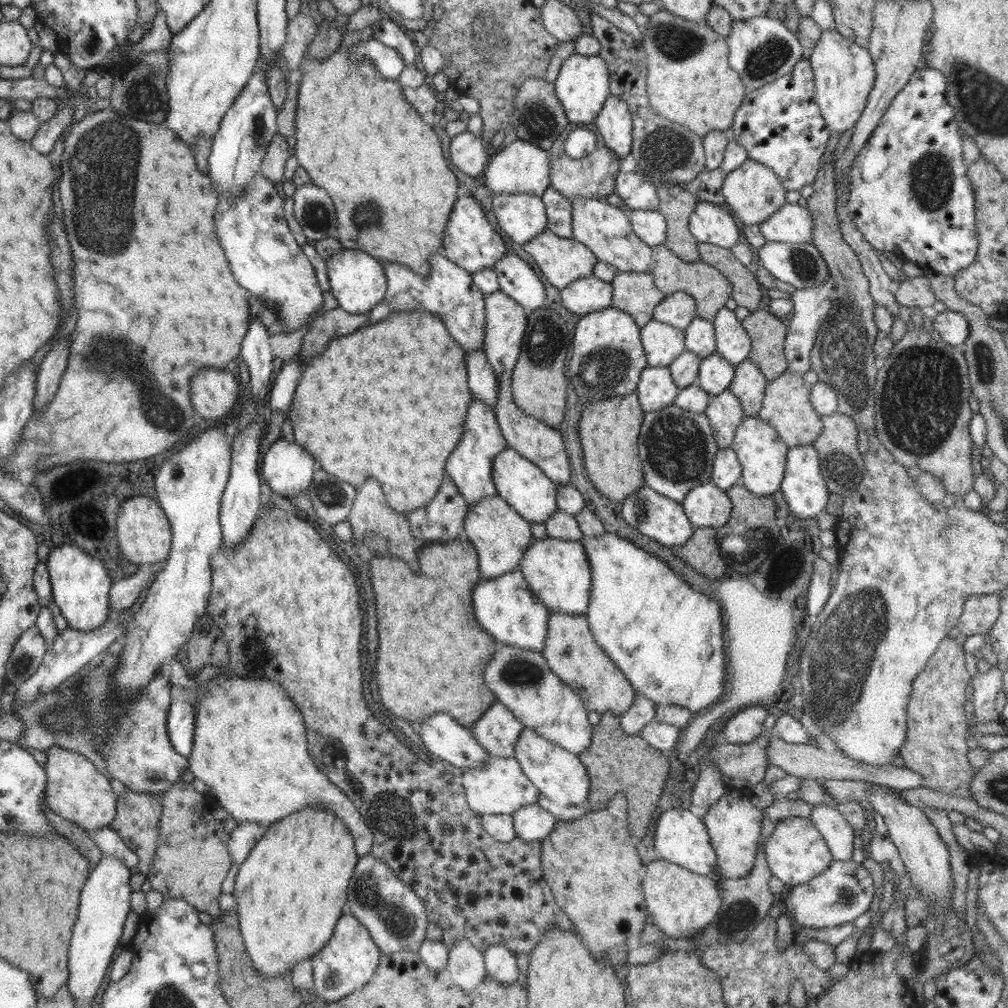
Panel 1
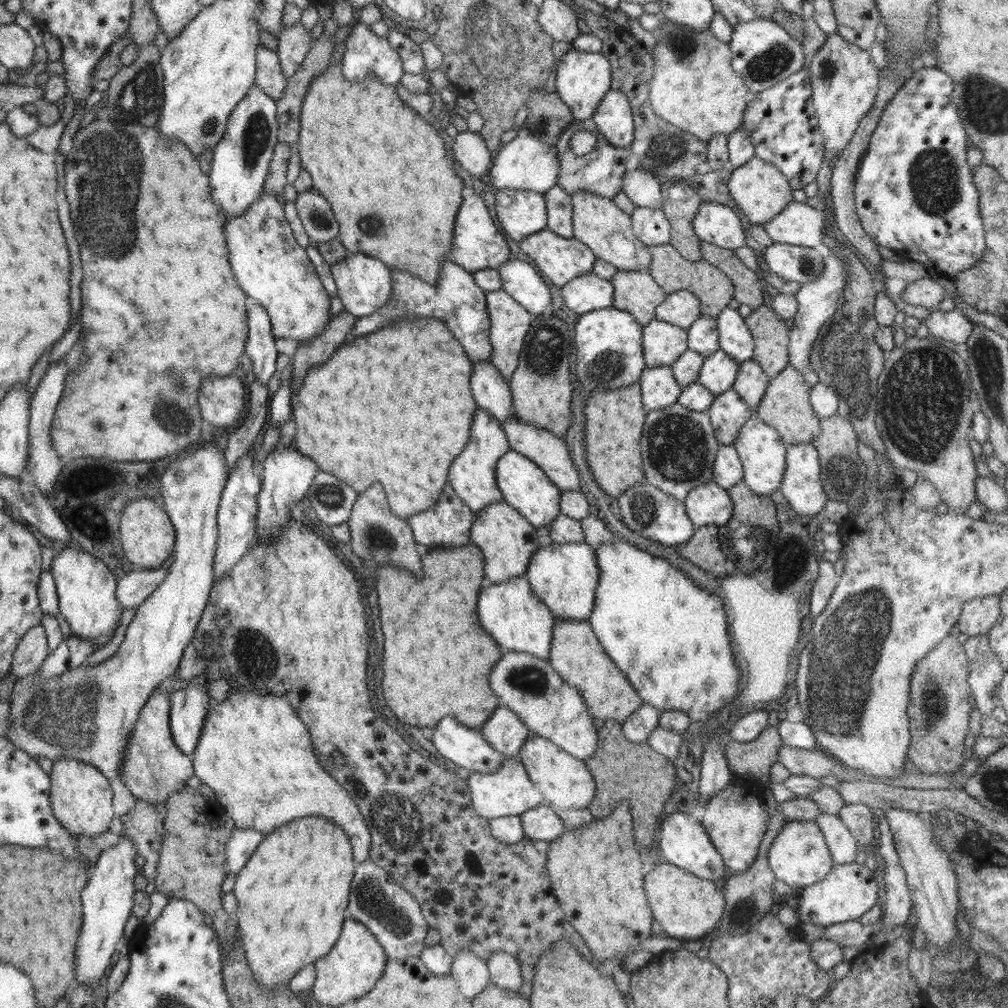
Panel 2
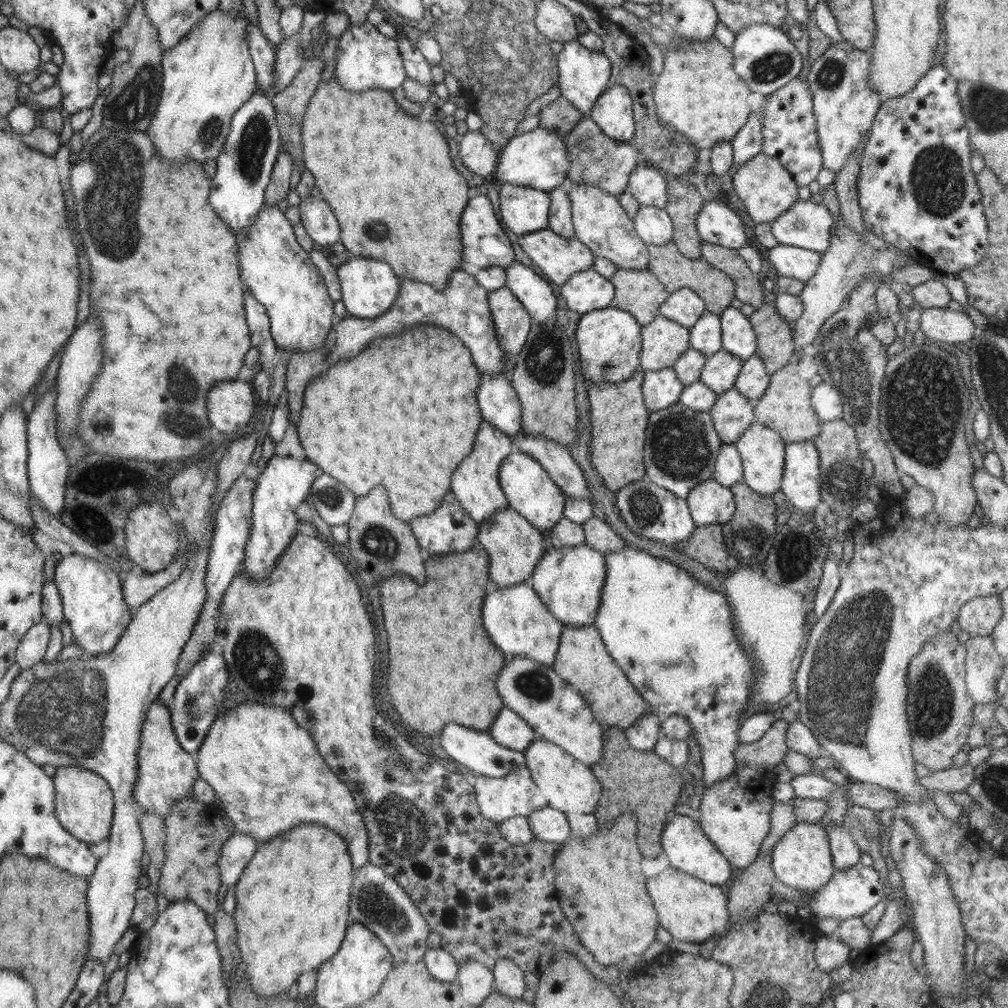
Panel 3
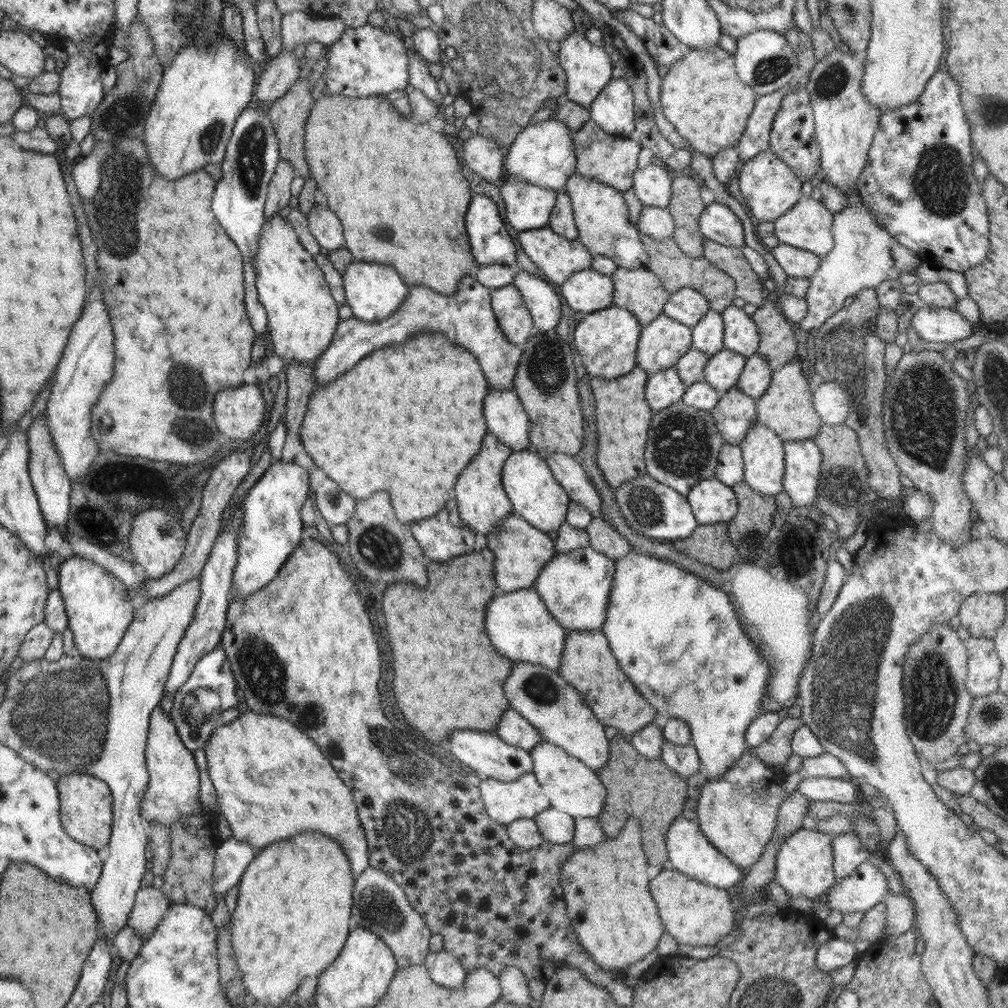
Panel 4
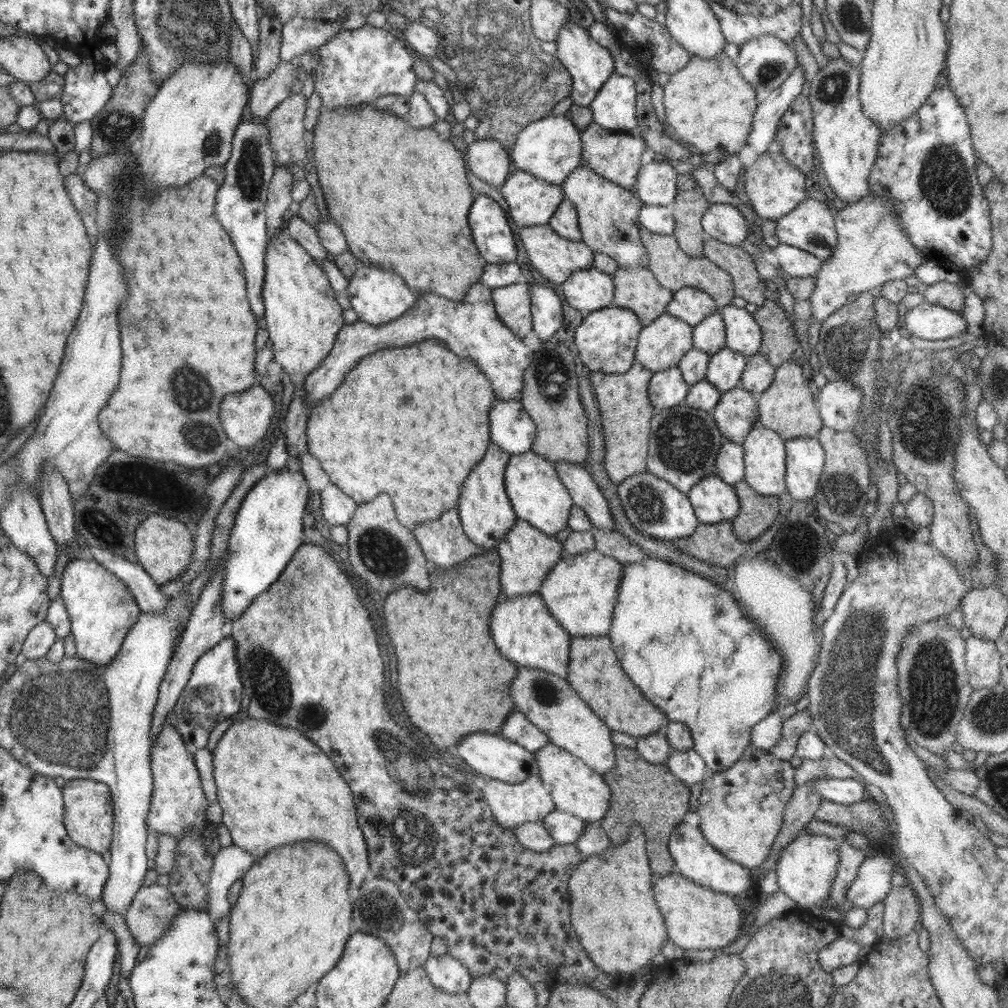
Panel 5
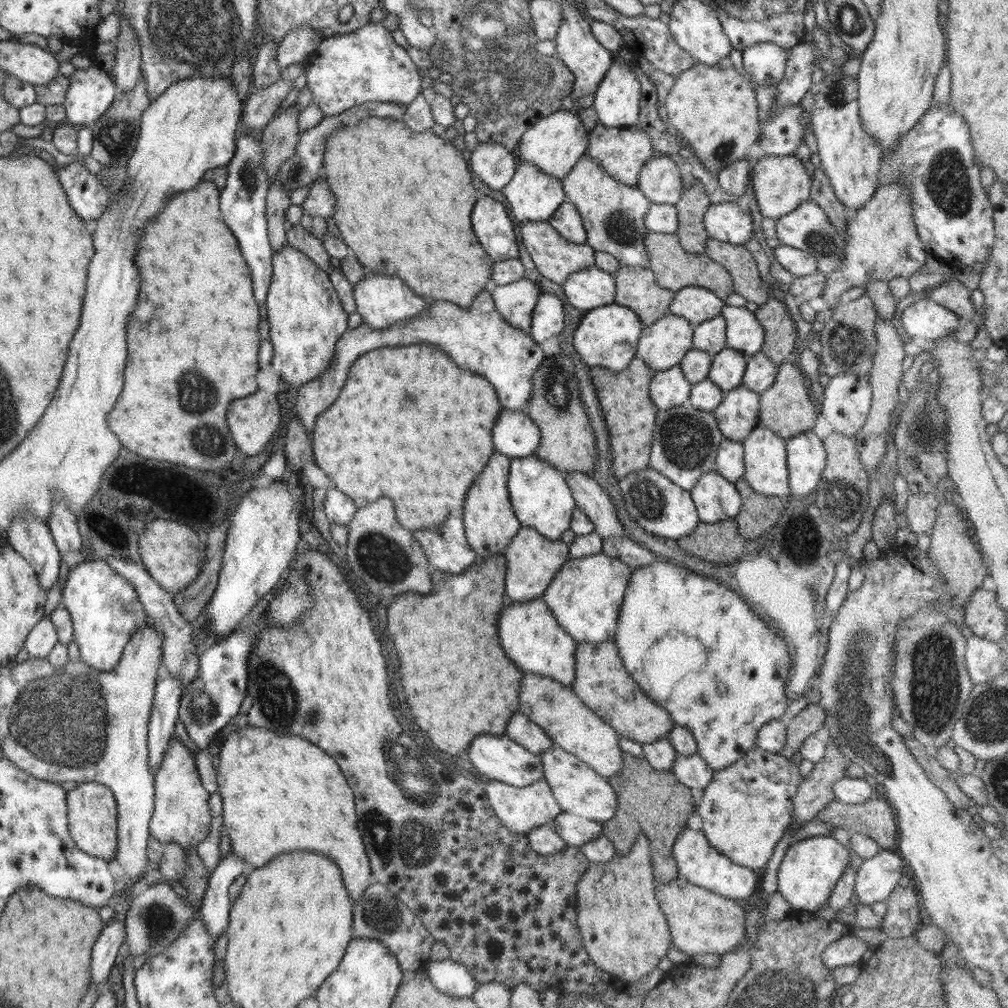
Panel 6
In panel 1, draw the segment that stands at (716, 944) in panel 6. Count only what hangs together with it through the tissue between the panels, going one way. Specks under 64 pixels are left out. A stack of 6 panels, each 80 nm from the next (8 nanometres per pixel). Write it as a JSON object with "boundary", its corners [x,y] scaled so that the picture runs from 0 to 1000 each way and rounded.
{"boundary":[[[656,851],[639,859],[636,870],[643,909],[657,925],[669,932],[679,932],[703,918],[716,901],[713,872],[685,865],[678,859]]]}

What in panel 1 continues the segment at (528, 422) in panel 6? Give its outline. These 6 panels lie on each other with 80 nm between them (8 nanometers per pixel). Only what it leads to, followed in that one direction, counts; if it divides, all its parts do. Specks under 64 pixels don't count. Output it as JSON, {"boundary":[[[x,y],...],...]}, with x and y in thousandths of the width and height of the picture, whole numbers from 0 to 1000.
{"boundary":[[[472,346],[461,348],[462,367],[464,367],[464,383],[470,394],[490,405],[493,396],[494,376],[488,363],[483,358],[480,348]]]}

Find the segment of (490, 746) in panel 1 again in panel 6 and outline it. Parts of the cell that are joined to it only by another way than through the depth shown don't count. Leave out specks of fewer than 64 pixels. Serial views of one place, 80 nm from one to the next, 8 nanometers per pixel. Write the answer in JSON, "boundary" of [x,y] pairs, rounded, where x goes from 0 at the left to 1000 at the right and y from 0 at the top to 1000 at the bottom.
{"boundary":[[[515,706],[505,712],[500,728],[532,749],[550,740],[549,734],[541,727],[541,724]]]}

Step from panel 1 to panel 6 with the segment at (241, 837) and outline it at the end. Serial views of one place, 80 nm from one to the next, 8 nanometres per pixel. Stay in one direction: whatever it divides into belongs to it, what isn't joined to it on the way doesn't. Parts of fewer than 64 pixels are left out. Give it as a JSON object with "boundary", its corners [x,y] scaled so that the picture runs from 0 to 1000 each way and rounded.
{"boundary":[[[229,846],[224,851],[217,853],[211,866],[207,869],[197,905],[203,915],[203,920],[213,933],[220,926],[224,926],[227,918],[227,905],[230,896],[226,890],[226,881],[238,867],[246,864],[244,855]]]}

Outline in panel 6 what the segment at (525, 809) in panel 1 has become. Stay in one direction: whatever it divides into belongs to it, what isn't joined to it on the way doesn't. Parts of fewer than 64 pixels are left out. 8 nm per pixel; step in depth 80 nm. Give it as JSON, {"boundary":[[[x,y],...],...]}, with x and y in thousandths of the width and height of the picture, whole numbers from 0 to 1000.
{"boundary":[[[560,805],[554,808],[544,818],[555,827],[556,831],[559,831],[563,840],[575,841],[582,835],[598,828],[595,815],[589,815],[583,812],[577,812]]]}

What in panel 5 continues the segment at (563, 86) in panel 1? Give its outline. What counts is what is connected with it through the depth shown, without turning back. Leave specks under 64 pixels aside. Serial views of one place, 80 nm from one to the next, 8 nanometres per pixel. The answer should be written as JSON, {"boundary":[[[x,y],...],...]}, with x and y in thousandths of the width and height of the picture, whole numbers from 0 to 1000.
{"boundary":[[[564,21],[556,29],[554,38],[551,40],[553,52],[550,54],[553,59],[562,66],[566,73],[568,82],[566,93],[568,103],[577,106],[585,106],[597,84],[610,71],[609,57],[606,52],[595,46],[586,36],[582,29],[567,21]]]}

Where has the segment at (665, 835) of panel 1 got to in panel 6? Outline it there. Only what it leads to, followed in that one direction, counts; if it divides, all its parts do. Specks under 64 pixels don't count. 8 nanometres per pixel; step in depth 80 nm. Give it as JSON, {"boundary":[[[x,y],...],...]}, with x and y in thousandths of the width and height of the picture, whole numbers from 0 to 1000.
{"boundary":[[[683,820],[677,822],[669,834],[667,844],[674,869],[690,879],[735,895],[738,895],[738,892],[744,889],[749,882],[753,882],[754,872],[748,866],[749,863],[727,856],[720,848],[714,847],[705,839],[696,824]]]}

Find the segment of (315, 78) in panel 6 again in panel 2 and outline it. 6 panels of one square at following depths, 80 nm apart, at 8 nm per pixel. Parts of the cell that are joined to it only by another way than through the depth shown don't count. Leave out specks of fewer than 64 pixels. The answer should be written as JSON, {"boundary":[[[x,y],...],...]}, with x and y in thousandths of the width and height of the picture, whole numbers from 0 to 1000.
{"boundary":[[[353,24],[344,36],[343,49],[341,50],[339,63],[340,74],[350,82],[360,80],[365,74],[374,75],[379,83],[395,85],[399,74],[402,72],[398,56],[387,46],[385,39],[373,35],[366,25]]]}

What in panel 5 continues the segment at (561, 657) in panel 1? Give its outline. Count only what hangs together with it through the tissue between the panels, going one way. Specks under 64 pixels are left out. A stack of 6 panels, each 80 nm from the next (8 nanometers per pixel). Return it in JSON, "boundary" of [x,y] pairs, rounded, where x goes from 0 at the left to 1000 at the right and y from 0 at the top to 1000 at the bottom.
{"boundary":[[[569,633],[565,635],[565,657],[563,676],[577,691],[577,695],[601,717],[607,725],[619,726],[629,732],[659,724],[664,714],[637,688],[615,661],[607,637],[599,633]]]}

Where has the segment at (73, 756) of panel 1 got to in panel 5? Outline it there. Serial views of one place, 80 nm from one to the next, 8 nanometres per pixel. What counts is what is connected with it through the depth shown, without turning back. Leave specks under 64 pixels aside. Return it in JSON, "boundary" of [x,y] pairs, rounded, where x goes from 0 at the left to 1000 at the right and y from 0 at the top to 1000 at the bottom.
{"boundary":[[[71,773],[61,785],[63,795],[63,816],[68,830],[75,837],[99,849],[109,845],[112,830],[112,796],[107,779],[91,773]]]}

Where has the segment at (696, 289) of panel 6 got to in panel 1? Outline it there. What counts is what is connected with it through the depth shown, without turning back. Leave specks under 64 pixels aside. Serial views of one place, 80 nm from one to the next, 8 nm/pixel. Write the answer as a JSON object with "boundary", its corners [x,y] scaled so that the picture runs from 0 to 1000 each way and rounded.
{"boundary":[[[677,289],[660,293],[649,307],[648,316],[679,327],[691,313],[690,301],[688,296]]]}

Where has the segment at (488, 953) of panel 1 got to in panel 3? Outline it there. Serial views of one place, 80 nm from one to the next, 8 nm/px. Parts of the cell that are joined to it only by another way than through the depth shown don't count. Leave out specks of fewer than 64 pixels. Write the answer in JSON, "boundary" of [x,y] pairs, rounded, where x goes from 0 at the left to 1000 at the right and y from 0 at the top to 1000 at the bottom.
{"boundary":[[[494,951],[487,960],[491,970],[491,982],[506,990],[518,991],[523,981],[519,962],[510,954]]]}

